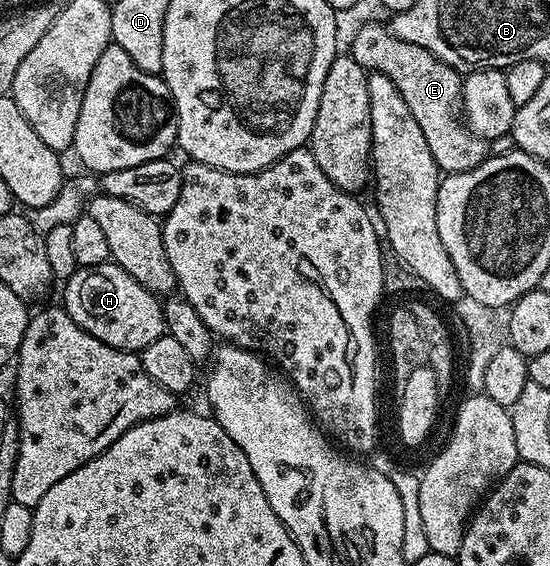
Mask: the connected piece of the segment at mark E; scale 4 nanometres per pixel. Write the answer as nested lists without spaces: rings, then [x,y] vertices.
[[[386,23],[361,25],[351,40],[349,55],[363,68],[378,70],[393,78],[393,86],[401,90],[401,98],[405,98],[409,110],[413,110],[413,118],[417,118],[417,126],[421,126],[421,134],[425,134],[425,142],[429,142],[429,154],[433,154],[433,162],[437,162],[440,173],[468,172],[487,159],[488,141],[467,126],[463,114],[463,76],[457,69],[450,68],[448,64],[429,54],[429,50],[413,46],[413,42],[401,42],[401,38],[393,35]]]

